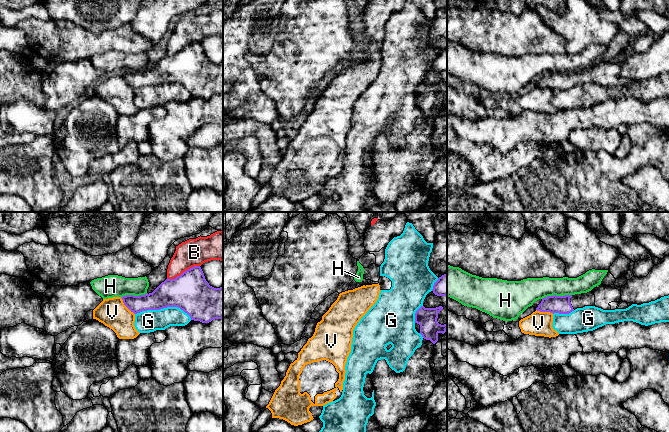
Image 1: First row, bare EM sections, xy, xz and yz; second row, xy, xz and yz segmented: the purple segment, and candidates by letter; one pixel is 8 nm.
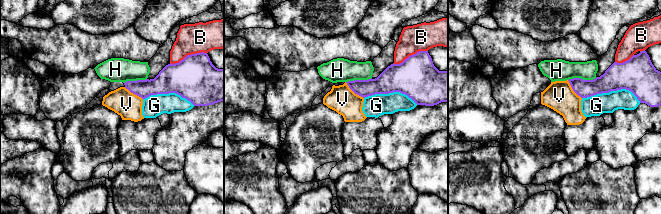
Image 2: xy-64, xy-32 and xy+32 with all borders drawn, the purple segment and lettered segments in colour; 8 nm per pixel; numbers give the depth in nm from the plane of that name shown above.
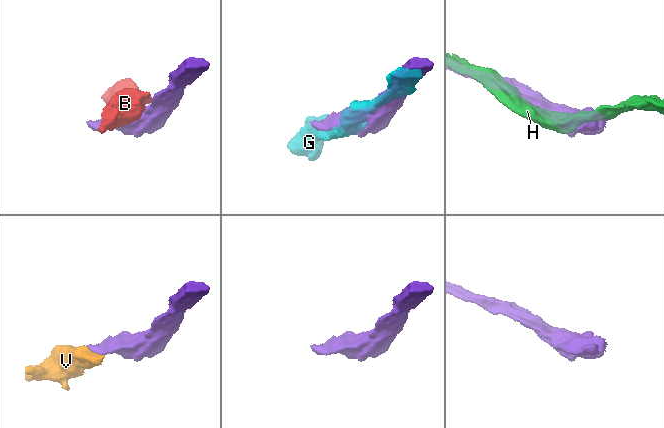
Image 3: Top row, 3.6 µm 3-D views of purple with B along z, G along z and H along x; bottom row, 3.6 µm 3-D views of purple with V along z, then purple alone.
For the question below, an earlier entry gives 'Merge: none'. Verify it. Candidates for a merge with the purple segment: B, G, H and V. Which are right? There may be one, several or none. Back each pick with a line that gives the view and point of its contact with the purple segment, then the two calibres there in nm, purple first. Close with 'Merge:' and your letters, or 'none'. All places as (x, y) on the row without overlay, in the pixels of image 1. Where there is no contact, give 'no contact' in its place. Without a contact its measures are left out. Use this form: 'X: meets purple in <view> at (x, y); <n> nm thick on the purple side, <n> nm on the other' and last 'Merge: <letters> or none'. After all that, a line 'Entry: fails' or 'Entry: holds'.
Merge: none
Entry: holds

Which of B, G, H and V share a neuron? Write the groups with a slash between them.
B / G / H / V

